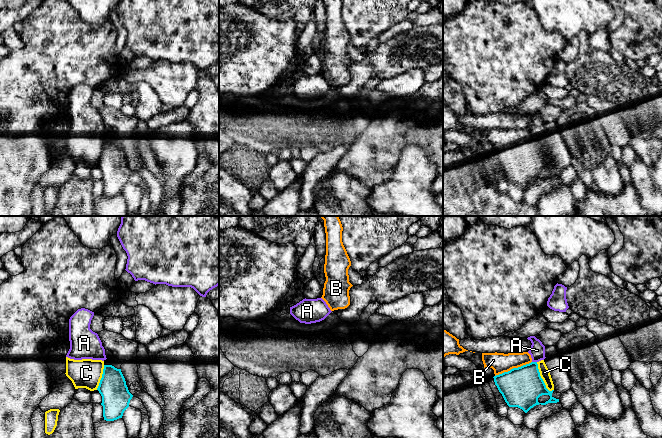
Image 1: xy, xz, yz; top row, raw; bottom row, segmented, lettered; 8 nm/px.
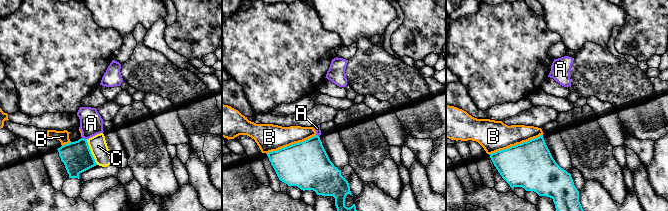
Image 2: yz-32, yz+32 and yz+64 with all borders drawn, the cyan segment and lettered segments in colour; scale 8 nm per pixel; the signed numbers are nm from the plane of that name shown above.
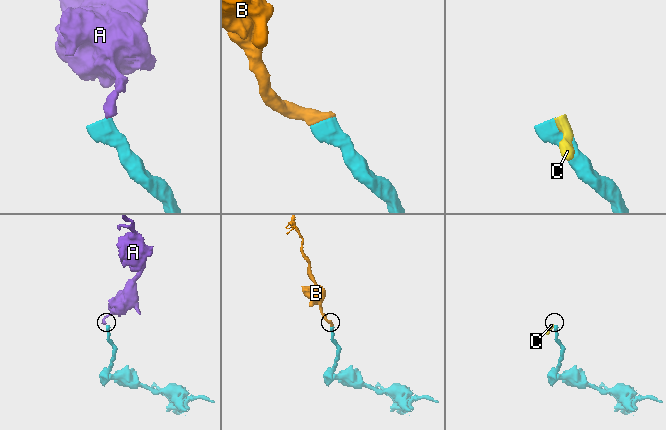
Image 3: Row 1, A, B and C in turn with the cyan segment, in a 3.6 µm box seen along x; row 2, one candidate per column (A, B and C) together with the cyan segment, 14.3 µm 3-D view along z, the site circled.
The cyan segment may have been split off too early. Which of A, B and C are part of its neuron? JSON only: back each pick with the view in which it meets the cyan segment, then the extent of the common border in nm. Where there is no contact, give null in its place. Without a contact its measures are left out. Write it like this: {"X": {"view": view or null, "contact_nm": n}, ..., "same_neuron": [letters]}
{"B": {"view": "yz", "contact_nm": 320}, "same_neuron": ["B"]}

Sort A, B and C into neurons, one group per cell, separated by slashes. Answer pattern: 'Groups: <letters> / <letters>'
Groups: A C / B

